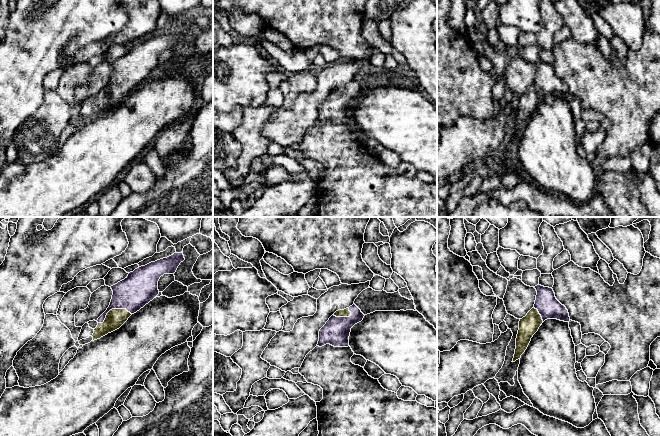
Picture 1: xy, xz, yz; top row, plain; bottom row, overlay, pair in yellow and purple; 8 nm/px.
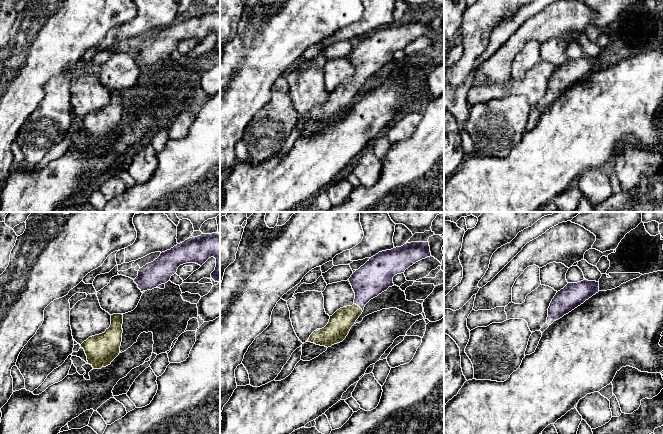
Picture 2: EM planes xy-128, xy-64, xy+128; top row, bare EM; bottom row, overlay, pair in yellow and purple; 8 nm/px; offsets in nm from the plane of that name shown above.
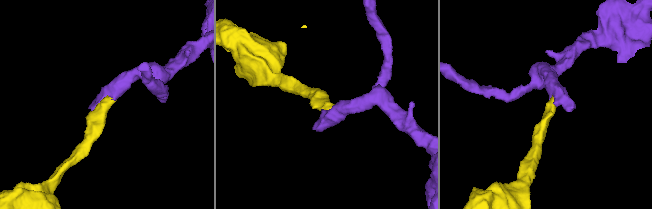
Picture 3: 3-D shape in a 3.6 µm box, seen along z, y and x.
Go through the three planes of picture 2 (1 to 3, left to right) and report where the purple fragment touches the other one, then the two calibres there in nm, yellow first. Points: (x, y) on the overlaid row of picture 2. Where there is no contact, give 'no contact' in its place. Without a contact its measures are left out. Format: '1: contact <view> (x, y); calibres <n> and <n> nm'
1: no contact
2: contact xy-64 (359, 307); calibres 190 and 260 nm
3: no contact

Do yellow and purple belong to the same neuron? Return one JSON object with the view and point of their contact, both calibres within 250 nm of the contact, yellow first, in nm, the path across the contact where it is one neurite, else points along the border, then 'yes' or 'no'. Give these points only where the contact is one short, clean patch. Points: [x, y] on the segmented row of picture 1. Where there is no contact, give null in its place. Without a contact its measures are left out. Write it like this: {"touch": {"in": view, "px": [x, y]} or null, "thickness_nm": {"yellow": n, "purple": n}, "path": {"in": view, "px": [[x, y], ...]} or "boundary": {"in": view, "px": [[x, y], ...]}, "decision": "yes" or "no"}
{"touch": {"in": "xy", "px": [112, 309]}, "thickness_nm": {"yellow": 160, "purple": 280}, "path": {"in": "xy", "px": [[115, 318], [112, 309], [117, 309], [134, 292]]}, "decision": "yes"}

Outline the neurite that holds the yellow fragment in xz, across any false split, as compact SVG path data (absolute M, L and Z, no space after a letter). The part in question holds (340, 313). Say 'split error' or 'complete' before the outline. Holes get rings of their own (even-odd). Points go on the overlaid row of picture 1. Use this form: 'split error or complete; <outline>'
split error; M355 304L336 311L320 329L317 346L330 344L334 347L348 347L351 328L361 322L364 316Z

